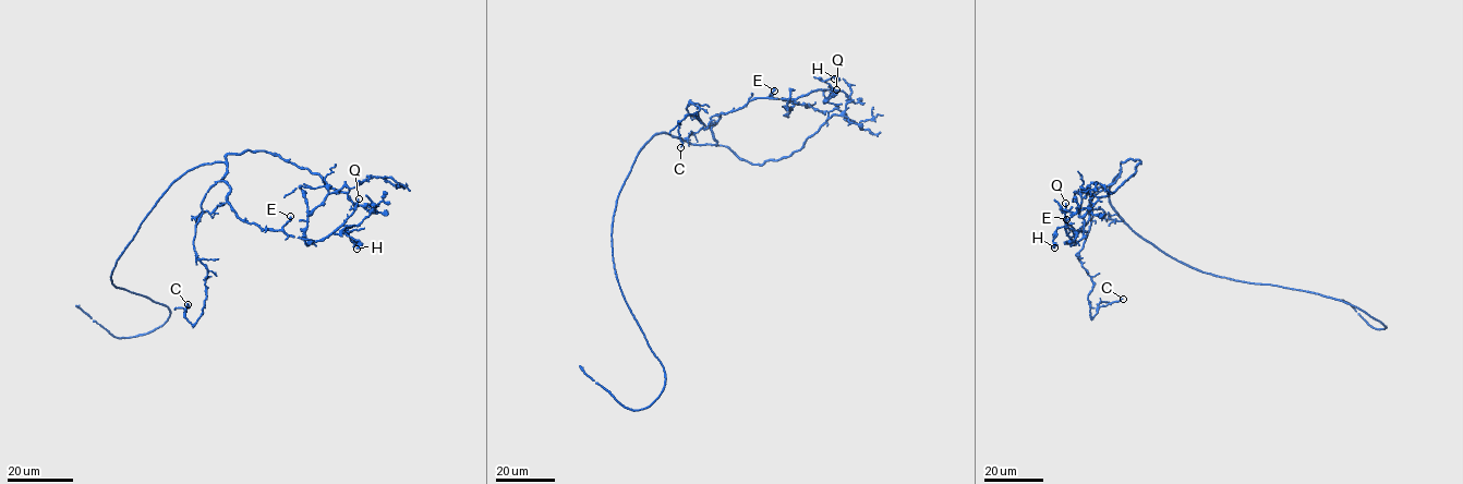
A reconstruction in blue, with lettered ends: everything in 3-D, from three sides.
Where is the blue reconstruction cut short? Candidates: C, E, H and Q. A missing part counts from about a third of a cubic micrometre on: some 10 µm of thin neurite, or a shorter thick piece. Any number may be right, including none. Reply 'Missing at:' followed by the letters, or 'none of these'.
Missing at: none of these

